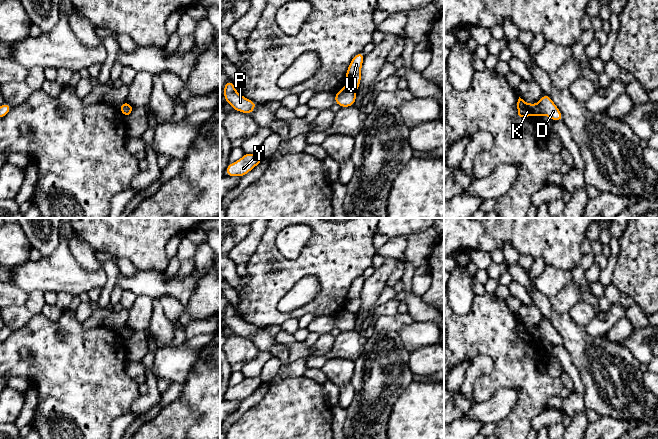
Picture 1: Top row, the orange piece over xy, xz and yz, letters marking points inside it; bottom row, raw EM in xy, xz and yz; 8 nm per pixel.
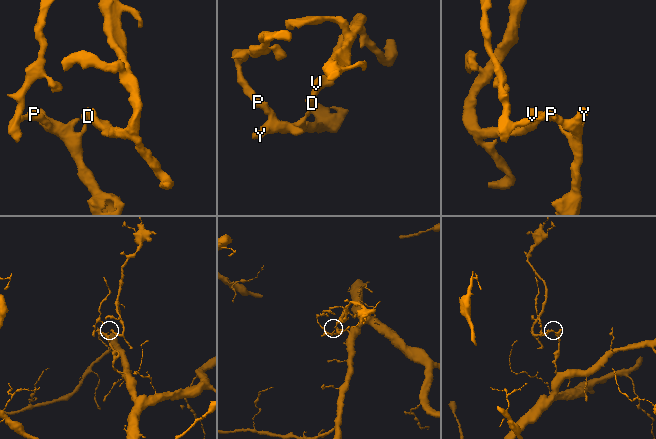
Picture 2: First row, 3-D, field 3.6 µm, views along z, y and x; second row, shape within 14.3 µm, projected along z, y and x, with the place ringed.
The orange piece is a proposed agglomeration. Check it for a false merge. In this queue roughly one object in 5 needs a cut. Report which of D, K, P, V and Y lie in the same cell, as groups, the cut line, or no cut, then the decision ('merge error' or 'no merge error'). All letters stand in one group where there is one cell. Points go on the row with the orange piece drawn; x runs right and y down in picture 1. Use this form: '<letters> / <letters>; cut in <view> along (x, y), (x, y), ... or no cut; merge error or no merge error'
D P Y / K V; cut in yz along (537, 104), (541, 114); merge error

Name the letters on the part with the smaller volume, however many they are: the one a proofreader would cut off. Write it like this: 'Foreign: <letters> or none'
Foreign: K, V

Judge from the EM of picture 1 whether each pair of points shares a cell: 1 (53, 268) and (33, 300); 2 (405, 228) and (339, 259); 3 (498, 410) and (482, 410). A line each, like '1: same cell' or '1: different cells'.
1: different cells
2: different cells
3: same cell

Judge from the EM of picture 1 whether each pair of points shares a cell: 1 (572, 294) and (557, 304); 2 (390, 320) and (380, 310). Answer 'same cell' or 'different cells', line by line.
1: same cell
2: different cells

